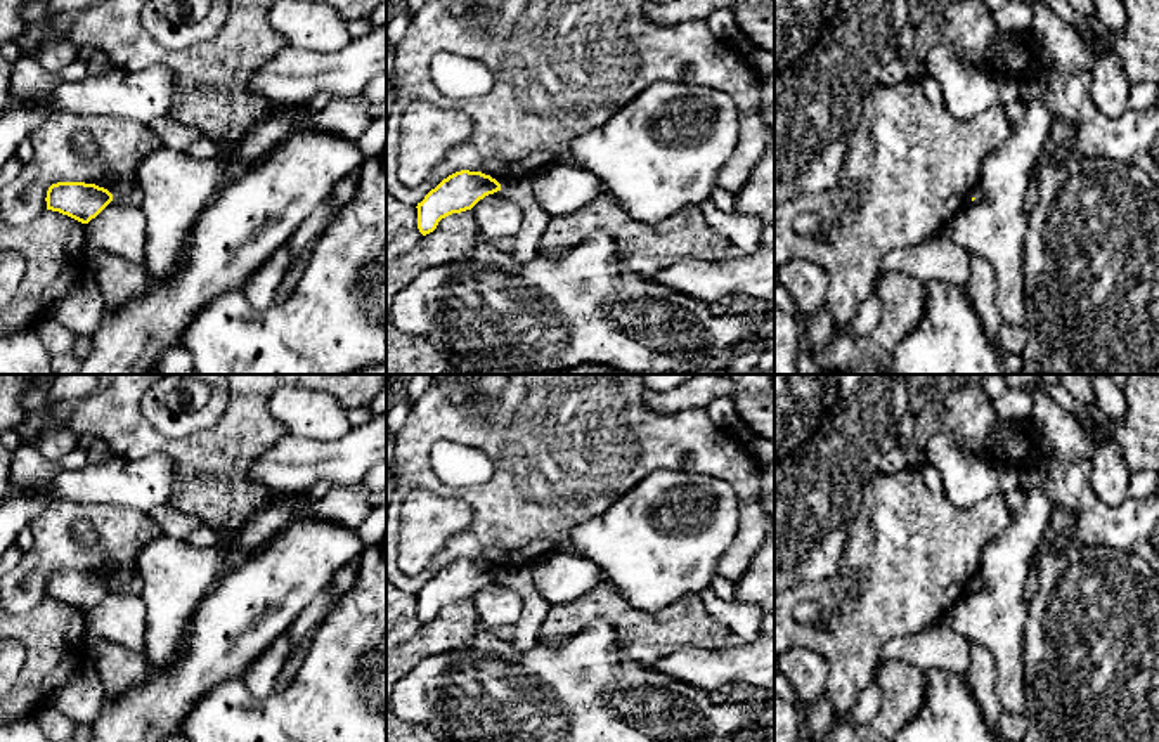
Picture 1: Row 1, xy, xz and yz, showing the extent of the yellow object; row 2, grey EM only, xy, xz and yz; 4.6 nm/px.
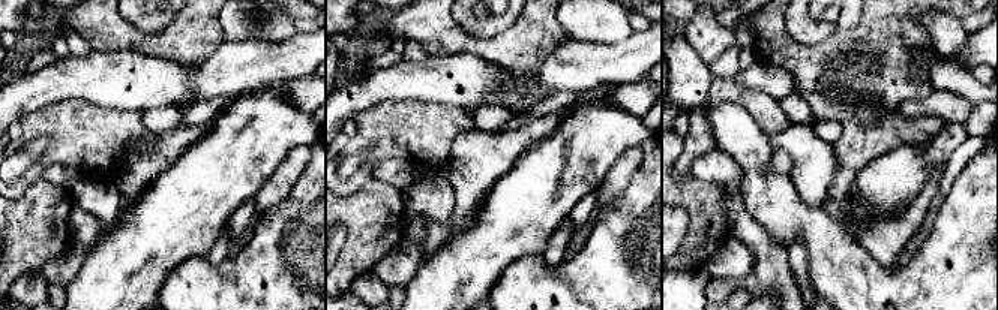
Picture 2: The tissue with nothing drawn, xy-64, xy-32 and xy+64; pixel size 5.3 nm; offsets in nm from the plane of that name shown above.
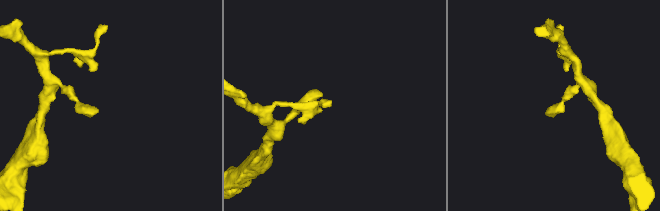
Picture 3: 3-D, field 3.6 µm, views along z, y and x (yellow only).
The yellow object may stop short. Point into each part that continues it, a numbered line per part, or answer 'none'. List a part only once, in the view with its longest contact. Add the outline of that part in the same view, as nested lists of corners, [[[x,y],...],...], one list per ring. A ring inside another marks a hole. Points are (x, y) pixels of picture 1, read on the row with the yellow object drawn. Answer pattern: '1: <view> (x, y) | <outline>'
none

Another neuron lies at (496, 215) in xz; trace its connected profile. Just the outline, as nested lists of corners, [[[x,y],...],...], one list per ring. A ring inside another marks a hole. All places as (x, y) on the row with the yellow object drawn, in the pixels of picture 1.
[[[501,191],[485,196],[473,208],[476,232],[485,239],[511,238],[523,224],[523,210]]]

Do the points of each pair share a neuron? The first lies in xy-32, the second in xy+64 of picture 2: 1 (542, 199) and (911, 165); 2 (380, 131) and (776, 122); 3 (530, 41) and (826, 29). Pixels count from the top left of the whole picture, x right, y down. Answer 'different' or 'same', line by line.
1: same
2: same
3: different

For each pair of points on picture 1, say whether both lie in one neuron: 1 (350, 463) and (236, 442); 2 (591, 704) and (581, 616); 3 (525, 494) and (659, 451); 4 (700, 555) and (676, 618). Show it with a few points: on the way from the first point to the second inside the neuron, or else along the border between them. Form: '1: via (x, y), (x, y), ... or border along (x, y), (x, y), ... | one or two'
1: border along (286, 434), (253, 463), (252, 479), (257, 484) | two
2: border along (543, 642), (565, 642), (607, 621), (621, 647) | two
3: via (558, 465), (572, 451), (626, 451) | one
4: border along (697, 593), (686, 593), (666, 607), (647, 612) | two

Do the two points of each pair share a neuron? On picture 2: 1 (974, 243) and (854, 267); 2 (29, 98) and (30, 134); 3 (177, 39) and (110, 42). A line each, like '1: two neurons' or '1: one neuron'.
1: one neuron
2: two neurons
3: one neuron

